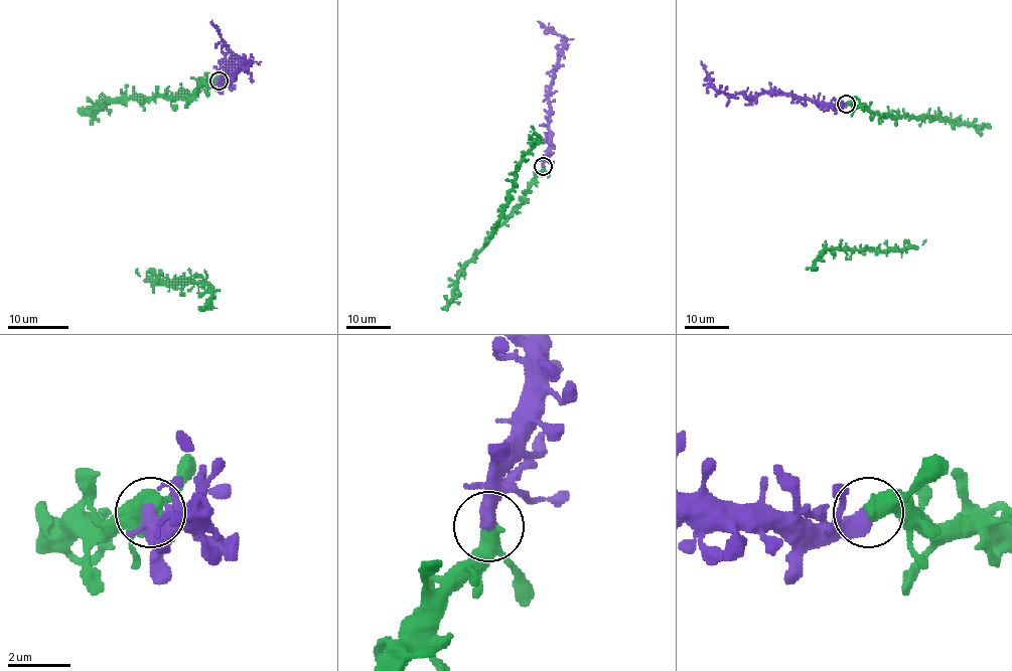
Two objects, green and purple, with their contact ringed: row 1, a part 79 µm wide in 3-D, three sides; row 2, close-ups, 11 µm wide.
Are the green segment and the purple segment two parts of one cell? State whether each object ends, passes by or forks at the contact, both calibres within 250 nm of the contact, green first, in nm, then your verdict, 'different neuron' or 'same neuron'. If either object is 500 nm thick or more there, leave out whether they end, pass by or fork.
calibres 400 and 550 nm; same neuron

